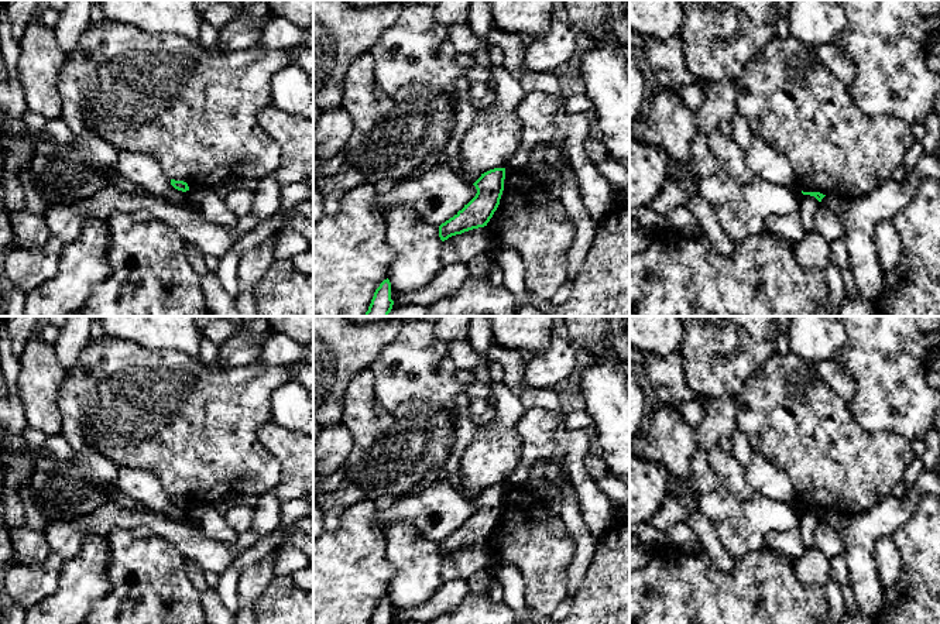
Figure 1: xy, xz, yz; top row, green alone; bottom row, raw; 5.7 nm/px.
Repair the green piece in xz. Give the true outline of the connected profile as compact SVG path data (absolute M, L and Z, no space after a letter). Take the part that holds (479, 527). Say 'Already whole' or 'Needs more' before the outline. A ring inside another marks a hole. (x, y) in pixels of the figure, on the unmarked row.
Already whole. M505 484L490 486L473 500L476 512L453 534L439 542L442 558L464 548L484 544L500 521L504 507Z

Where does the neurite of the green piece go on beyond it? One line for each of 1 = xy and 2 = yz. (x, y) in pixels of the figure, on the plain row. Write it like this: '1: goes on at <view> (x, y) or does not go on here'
1: does not go on here
2: does not go on here

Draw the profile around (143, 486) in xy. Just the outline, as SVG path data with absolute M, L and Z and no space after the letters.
M120 466L117 488L143 508L162 512L178 524L191 527L195 524L196 518L191 515L189 507L182 508L175 505L159 479L151 470Z

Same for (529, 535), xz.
M505 487L500 521L486 544L490 568L500 562L512 563L524 577L525 599L532 616L546 621L567 596L566 573L574 552L574 541L562 518L532 488Z

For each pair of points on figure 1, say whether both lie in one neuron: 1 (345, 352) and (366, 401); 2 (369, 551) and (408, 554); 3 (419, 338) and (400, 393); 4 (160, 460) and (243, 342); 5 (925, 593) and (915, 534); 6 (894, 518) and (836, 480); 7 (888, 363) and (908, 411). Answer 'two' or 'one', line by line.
1: two
2: two
3: one
4: two
5: one
6: two
7: one

